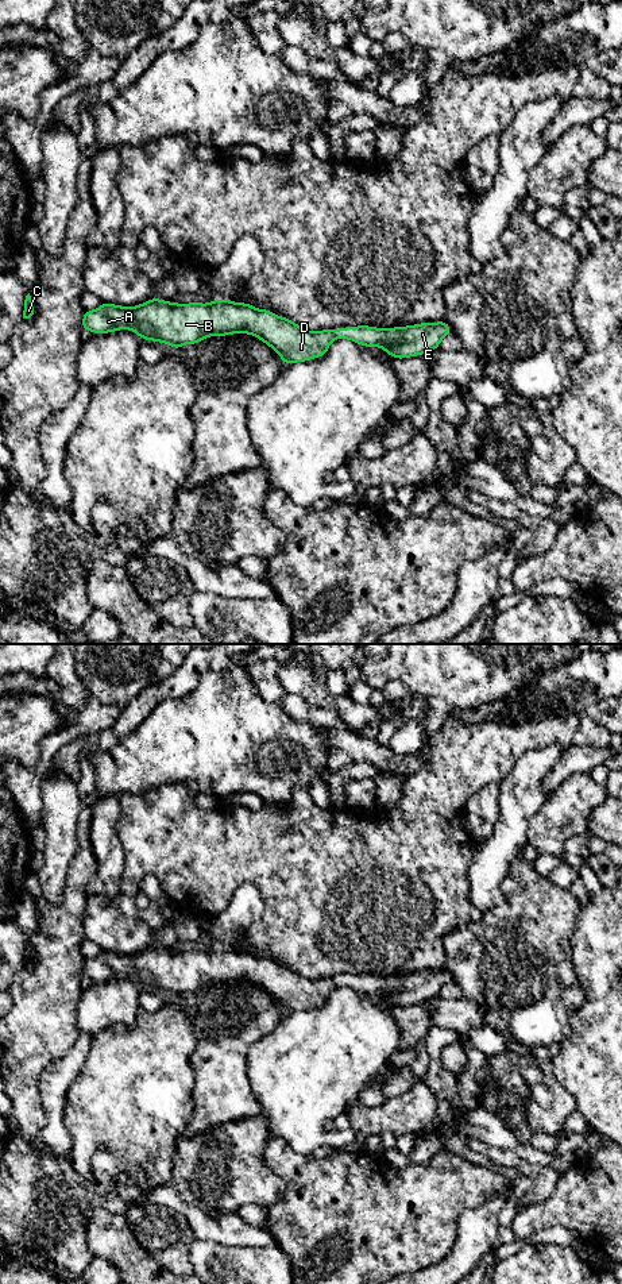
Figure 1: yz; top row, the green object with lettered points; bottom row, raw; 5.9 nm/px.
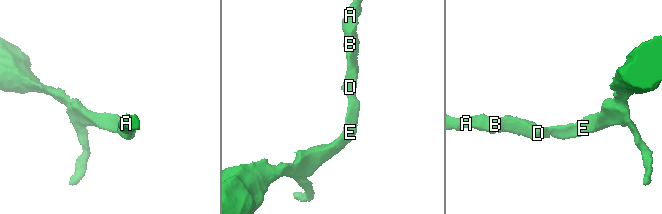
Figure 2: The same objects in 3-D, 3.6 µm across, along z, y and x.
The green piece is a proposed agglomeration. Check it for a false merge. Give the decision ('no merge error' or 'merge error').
no merge error

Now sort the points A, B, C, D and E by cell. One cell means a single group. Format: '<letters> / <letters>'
A B C D E

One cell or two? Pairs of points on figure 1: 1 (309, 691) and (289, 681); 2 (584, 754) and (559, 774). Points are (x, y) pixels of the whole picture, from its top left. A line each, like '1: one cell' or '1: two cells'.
1: one cell
2: one cell

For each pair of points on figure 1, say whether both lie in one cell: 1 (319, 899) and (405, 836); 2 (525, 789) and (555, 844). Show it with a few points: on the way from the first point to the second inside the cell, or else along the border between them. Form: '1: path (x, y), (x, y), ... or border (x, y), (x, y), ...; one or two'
1: path (337, 876), (356, 862), (379, 862), (382, 859); one
2: border (551, 795), (529, 822), (526, 840); two

